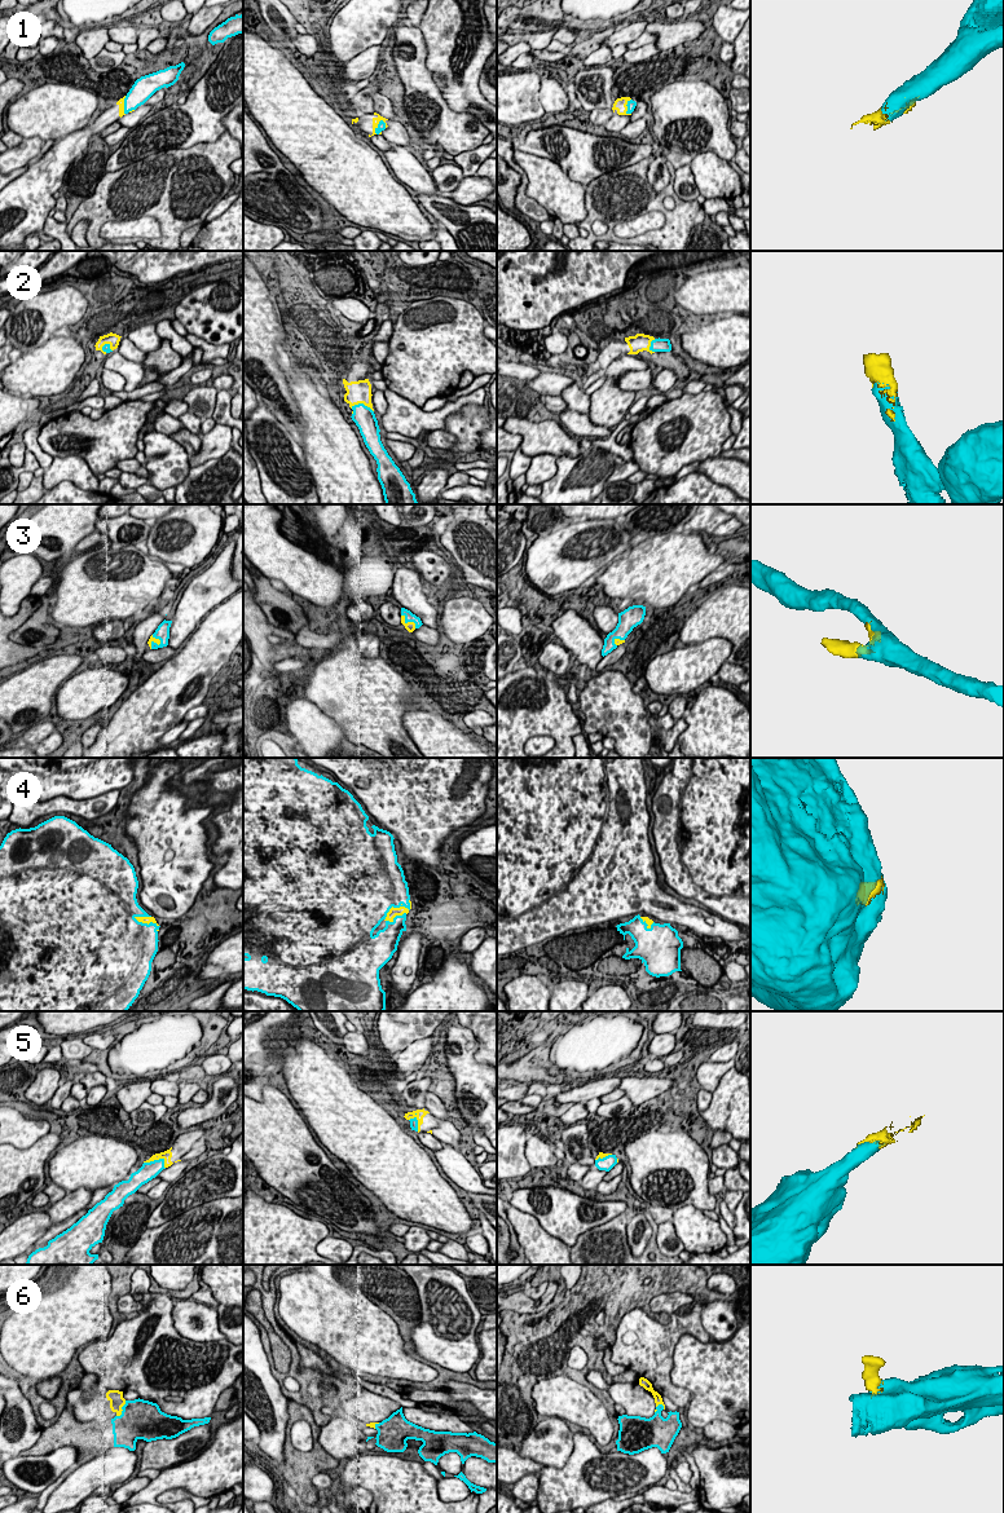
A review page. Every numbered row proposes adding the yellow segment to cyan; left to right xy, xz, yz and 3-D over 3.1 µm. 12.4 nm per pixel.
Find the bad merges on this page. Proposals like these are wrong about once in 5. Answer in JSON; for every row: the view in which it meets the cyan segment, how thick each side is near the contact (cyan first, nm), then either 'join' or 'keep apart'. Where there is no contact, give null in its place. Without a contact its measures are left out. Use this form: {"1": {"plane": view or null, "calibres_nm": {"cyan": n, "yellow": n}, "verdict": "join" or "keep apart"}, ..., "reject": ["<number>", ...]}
{"1": {"plane": "yz", "calibres_nm": {"cyan": 100, "yellow": 160}, "verdict": "join"}, "2": {"plane": "xz", "calibres_nm": {"cyan": 280, "yellow": 280}, "verdict": "join"}, "3": {"plane": "xz", "calibres_nm": {"cyan": 130, "yellow": 130}, "verdict": "join"}, "4": {"plane": "xz", "calibres_nm": {"cyan": 440, "yellow": 120}, "verdict": "join"}, "5": {"plane": "xy", "calibres_nm": {"cyan": 220, "yellow": 120}, "verdict": "join"}, "6": {"plane": "xy", "calibres_nm": {"cyan": 460, "yellow": 190}, "verdict": "join"}, "reject": []}

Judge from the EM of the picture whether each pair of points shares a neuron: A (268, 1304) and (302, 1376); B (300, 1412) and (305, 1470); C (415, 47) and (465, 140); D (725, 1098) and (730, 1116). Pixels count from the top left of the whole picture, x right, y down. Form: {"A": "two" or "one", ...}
{"A": "one", "B": "one", "C": "one", "D": "one"}

